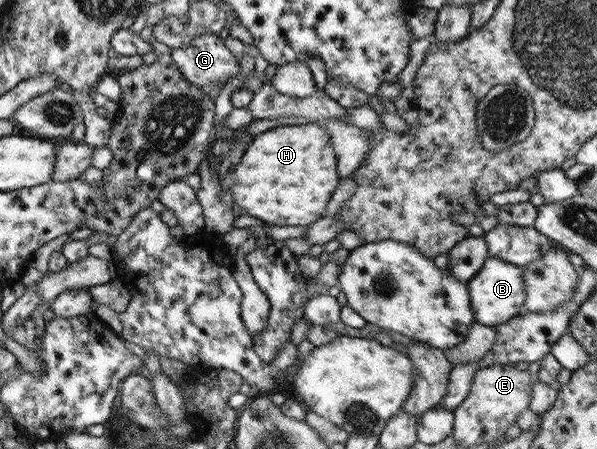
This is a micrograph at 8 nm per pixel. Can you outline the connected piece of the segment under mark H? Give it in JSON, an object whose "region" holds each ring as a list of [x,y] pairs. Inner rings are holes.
{"region":[[[314,122],[300,125],[278,126],[252,136],[244,149],[244,155],[236,169],[230,174],[232,185],[228,192],[238,207],[242,207],[250,217],[262,219],[268,225],[309,226],[324,215],[328,197],[336,189],[341,178],[337,175],[336,155],[332,153],[331,137],[324,127]]]}

